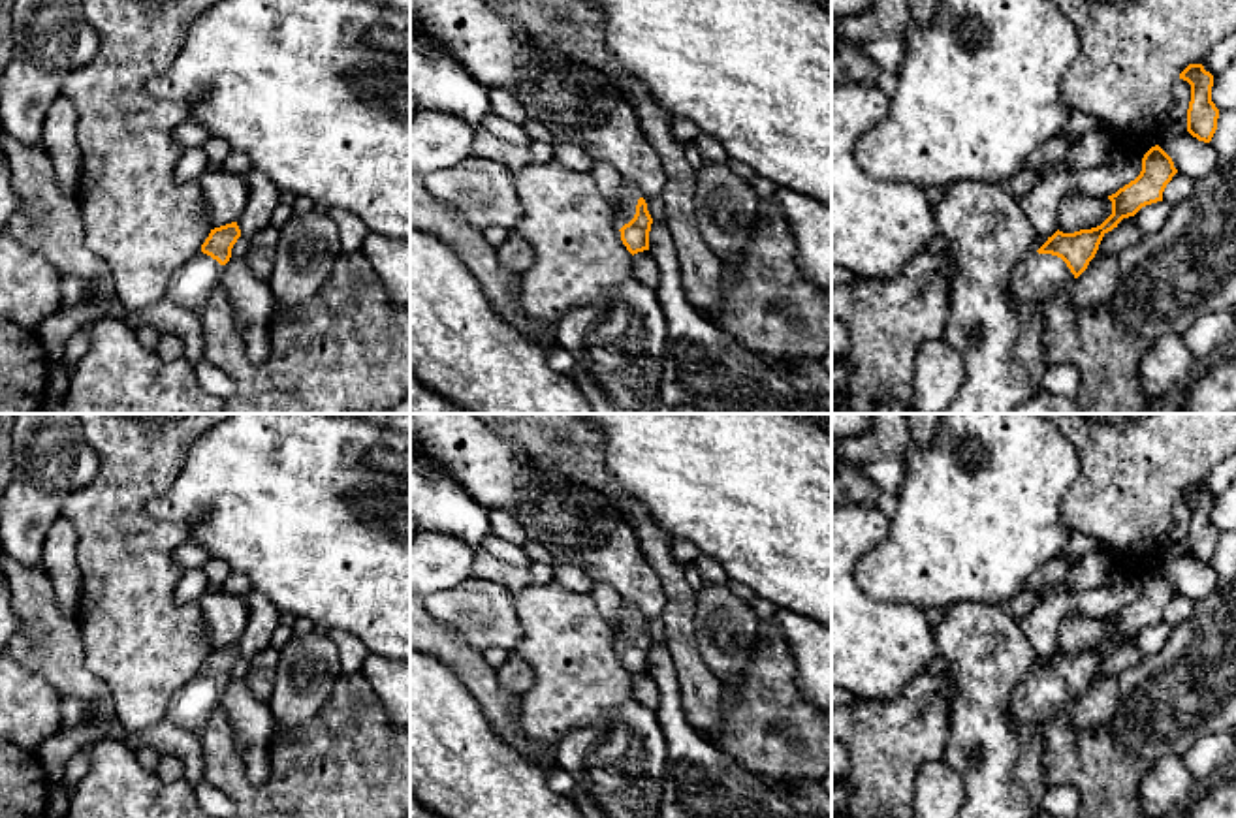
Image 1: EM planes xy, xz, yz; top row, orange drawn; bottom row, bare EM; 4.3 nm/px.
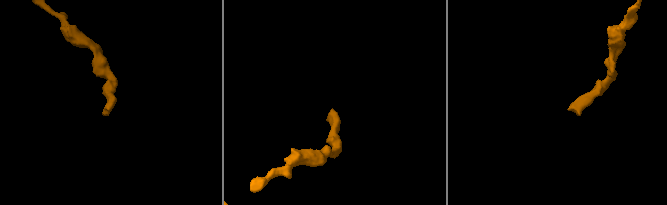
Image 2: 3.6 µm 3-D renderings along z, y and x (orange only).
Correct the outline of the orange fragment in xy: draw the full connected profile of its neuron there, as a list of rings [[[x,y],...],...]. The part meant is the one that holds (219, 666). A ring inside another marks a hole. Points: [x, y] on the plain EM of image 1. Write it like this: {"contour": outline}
{"contour": [[[237,643],[211,651],[201,671],[173,694],[166,720],[196,733],[201,733],[220,705],[222,688],[231,679],[231,669],[241,658]]]}

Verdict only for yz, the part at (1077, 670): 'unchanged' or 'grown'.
grown

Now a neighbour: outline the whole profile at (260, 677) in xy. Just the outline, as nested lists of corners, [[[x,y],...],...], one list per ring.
[[[265,647],[252,654],[248,660],[250,668],[246,671],[245,683],[248,684],[256,700],[269,701],[275,688],[278,651],[273,647]]]

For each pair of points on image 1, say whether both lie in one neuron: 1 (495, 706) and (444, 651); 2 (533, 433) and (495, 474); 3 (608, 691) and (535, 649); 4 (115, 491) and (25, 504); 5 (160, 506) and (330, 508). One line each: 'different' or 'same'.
1: same
2: different
3: same
4: different
5: same

